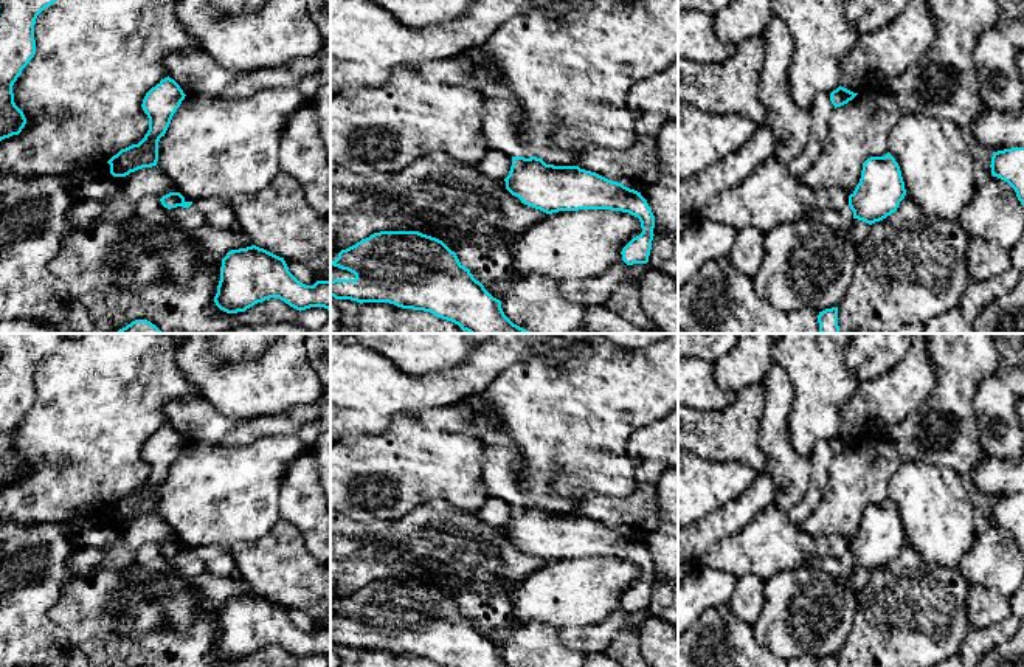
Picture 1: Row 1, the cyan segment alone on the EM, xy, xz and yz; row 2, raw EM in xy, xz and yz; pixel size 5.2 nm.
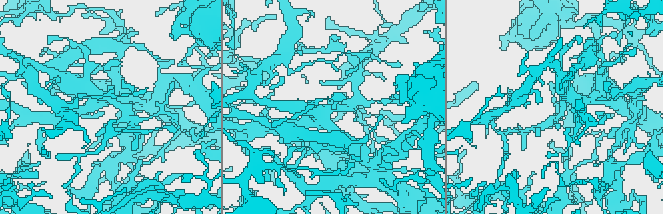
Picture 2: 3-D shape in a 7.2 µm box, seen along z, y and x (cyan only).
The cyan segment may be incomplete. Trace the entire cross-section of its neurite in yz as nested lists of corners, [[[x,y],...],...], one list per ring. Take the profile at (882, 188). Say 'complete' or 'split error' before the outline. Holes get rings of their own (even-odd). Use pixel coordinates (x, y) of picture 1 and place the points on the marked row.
split error | [[[870,157],[863,163],[861,178],[849,195],[849,205],[839,211],[811,211],[805,219],[818,220],[838,228],[850,228],[853,220],[869,225],[880,222],[897,211],[906,189],[895,158]]]

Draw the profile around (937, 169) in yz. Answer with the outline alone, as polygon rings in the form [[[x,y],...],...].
[[[905,115],[889,133],[889,154],[900,166],[906,194],[928,214],[957,220],[976,191],[968,133],[953,121]]]

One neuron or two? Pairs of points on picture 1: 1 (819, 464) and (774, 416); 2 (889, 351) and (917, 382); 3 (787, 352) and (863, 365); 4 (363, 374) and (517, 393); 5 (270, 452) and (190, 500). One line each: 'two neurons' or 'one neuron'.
1: two neurons
2: two neurons
3: two neurons
4: two neurons
5: one neuron

